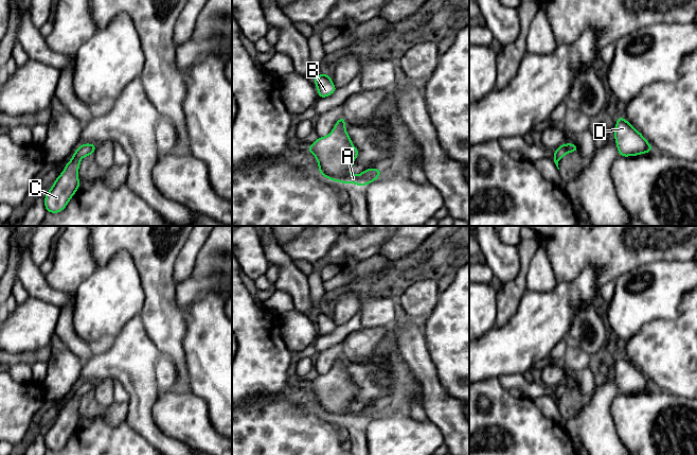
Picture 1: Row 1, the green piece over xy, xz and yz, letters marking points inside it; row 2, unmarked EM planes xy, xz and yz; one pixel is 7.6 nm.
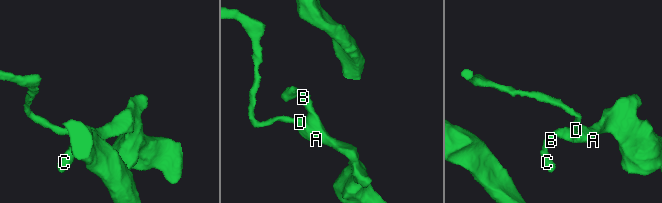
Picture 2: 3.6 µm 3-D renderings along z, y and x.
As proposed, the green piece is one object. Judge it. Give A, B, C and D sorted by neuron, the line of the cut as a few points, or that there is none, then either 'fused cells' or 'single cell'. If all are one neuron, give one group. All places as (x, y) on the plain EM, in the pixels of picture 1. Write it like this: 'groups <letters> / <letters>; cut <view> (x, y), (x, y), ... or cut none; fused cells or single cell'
groups A B C D; cut none; single cell

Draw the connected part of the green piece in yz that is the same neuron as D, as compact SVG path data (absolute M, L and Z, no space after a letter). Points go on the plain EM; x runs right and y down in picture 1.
M621 353L618 355L613 372L620 393L638 393L654 388L644 373Z

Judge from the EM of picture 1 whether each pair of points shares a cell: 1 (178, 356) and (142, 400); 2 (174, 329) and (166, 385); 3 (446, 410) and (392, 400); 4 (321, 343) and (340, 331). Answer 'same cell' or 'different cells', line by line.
1: different cells
2: different cells
3: different cells
4: same cell

